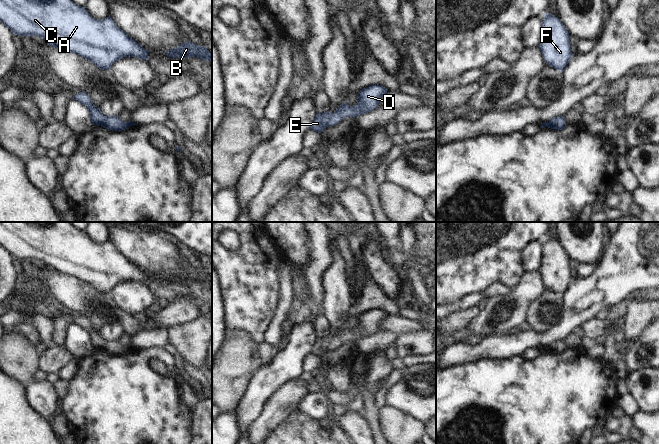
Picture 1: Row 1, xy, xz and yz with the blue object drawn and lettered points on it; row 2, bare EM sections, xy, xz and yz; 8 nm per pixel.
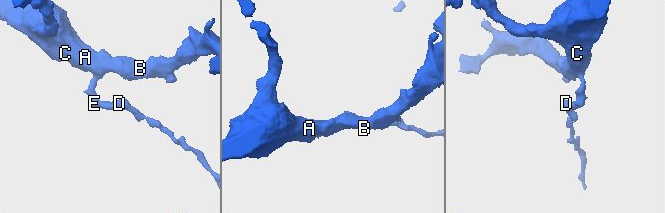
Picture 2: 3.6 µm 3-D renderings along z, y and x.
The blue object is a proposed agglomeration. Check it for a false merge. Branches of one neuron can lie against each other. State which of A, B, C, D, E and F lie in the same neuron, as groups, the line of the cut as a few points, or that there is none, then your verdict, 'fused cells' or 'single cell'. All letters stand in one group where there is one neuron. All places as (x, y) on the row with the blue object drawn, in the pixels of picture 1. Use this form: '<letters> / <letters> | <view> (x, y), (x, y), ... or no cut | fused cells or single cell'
A B C D E F | no cut | single cell

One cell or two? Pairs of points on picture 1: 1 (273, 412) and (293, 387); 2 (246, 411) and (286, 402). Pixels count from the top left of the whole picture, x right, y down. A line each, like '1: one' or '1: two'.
1: one
2: two

